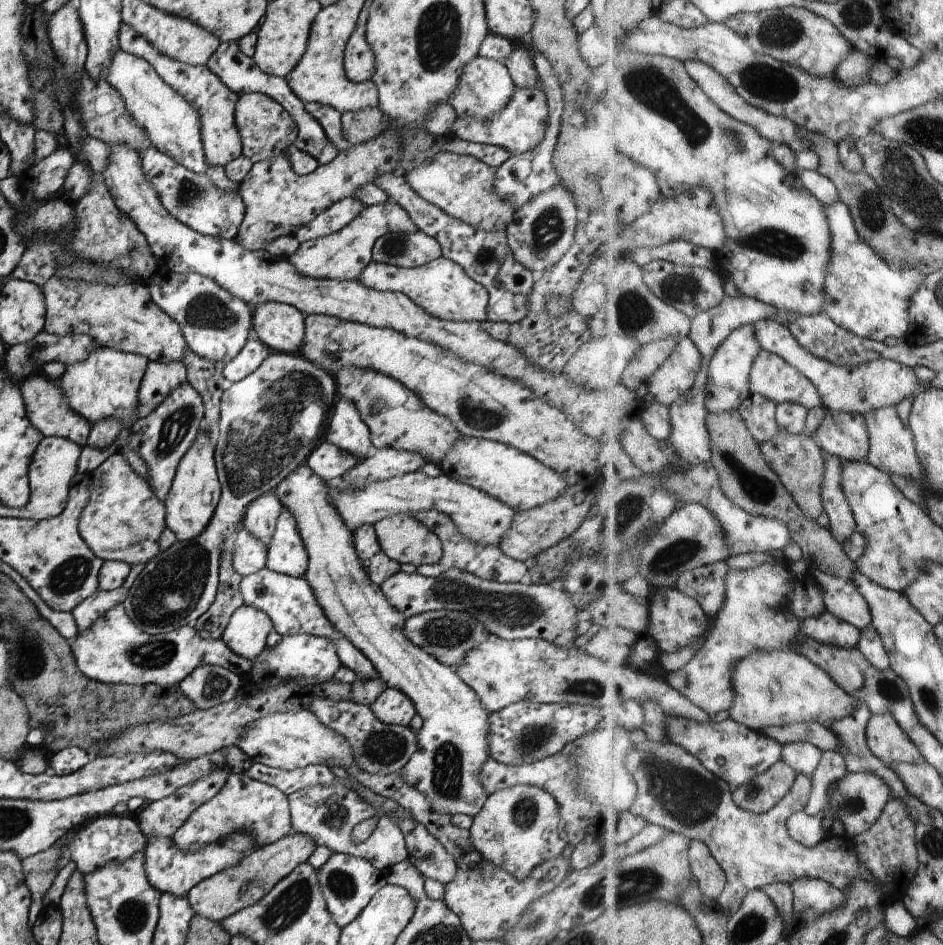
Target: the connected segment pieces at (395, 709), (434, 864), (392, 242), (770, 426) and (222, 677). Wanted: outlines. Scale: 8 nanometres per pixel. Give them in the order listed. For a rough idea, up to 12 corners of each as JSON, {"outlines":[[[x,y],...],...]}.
{"outlines":[[[401,690],[382,691],[369,707],[380,722],[408,726],[417,713]],[[390,817],[432,900],[443,900],[456,859],[423,824]],[[420,230],[386,233],[372,258],[404,268],[442,256],[440,243]],[[753,392],[742,414],[760,442],[783,430],[779,402]],[[200,665],[178,688],[198,709],[232,700],[245,682]]]}

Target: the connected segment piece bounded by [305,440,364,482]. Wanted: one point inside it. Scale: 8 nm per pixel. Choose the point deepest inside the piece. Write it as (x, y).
(328, 461)

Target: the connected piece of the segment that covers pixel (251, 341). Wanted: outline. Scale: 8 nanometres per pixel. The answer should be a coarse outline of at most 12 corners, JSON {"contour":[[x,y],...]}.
{"contour":[[258,337],[225,364],[230,383],[258,370],[272,349]]}

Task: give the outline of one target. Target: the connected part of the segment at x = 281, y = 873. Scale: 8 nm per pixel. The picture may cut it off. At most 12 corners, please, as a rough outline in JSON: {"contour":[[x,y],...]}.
{"contour":[[291,832],[193,886],[192,912],[221,923],[256,904],[316,844]]}

